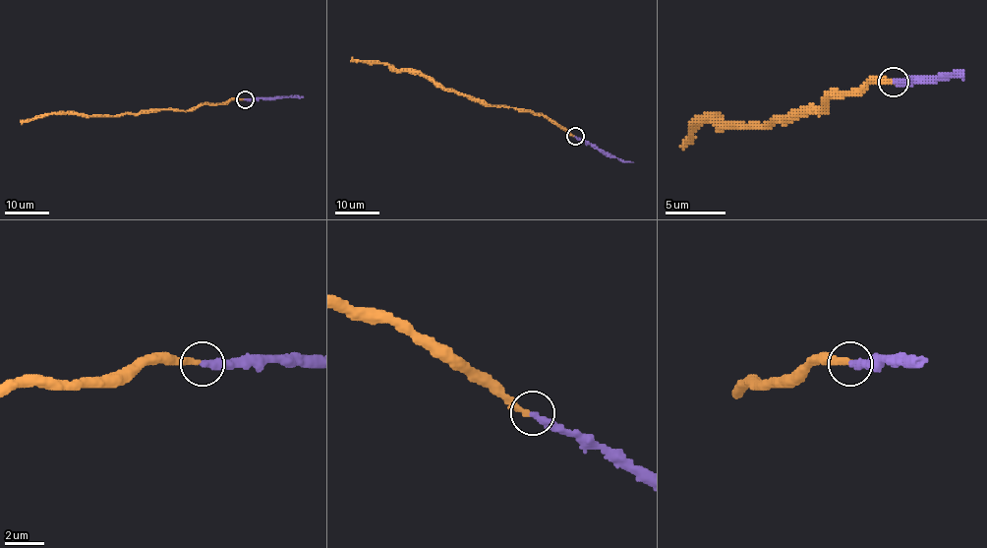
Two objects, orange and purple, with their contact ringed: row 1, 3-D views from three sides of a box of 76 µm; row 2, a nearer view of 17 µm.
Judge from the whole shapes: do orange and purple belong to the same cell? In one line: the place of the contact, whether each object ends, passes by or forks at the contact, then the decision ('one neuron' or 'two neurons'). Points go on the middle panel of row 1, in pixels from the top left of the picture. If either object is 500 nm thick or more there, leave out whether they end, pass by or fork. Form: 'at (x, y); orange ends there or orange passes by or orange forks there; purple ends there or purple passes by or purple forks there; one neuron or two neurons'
at (575, 136); orange ends there; purple ends there; one neuron

